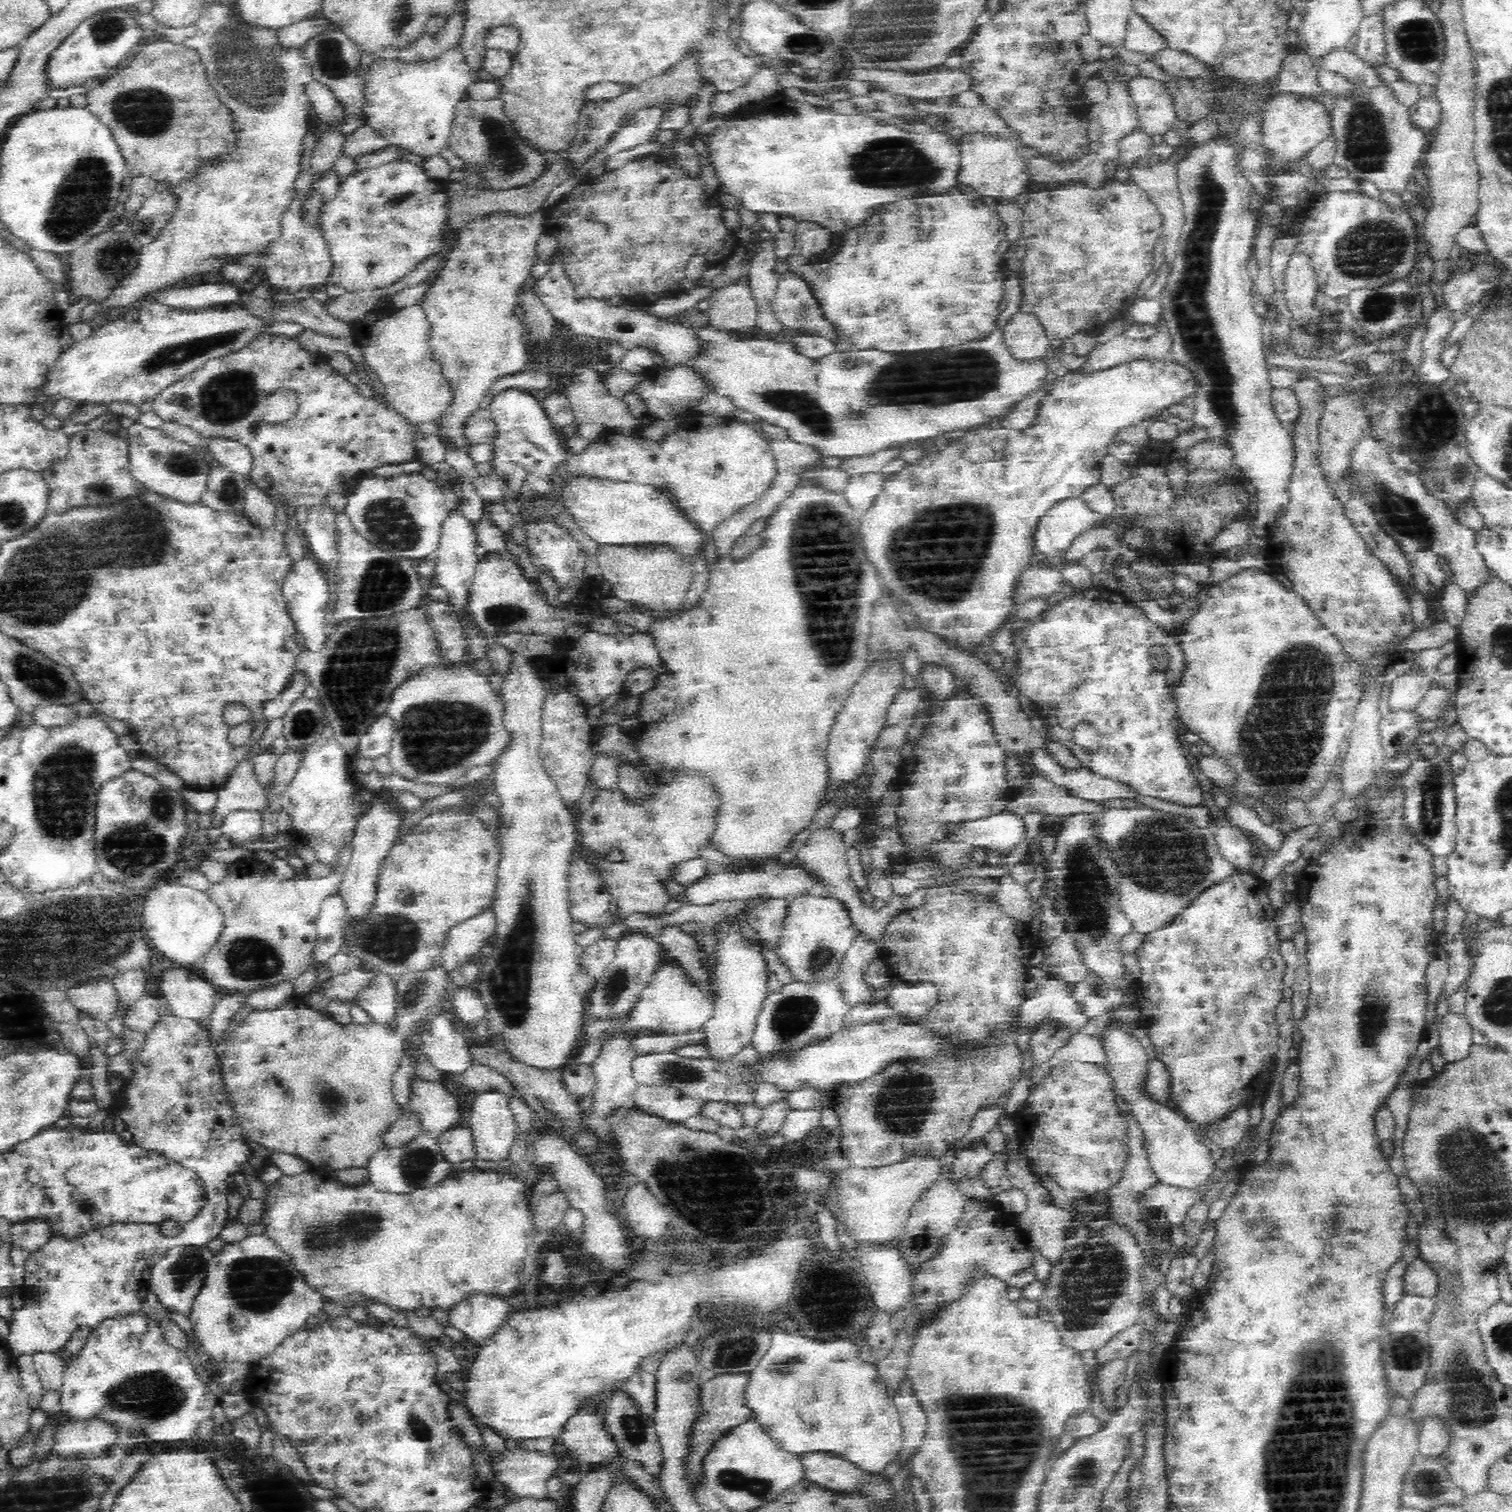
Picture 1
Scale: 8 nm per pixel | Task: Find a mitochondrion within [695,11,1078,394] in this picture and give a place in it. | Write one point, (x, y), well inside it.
(895, 162)

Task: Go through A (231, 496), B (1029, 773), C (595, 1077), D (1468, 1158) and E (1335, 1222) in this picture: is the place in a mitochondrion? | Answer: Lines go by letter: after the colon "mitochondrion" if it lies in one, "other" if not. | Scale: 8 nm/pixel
A: mitochondrion
B: other
C: other
D: mitochondrion
E: mitochondrion

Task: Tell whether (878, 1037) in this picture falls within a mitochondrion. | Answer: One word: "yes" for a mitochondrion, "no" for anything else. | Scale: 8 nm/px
no

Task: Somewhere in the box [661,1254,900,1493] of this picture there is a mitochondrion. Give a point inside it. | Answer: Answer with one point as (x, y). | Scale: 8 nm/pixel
(737, 1350)

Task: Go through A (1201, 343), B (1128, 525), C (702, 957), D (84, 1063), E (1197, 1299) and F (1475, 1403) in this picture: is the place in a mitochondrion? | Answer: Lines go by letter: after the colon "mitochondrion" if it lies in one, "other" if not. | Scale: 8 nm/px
A: mitochondrion
B: other
C: other
D: other
E: other
F: mitochondrion

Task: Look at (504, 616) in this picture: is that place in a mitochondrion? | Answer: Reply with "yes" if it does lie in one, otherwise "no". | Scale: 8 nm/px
yes

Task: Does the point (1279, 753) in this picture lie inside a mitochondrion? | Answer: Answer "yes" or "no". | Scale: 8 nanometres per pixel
yes

